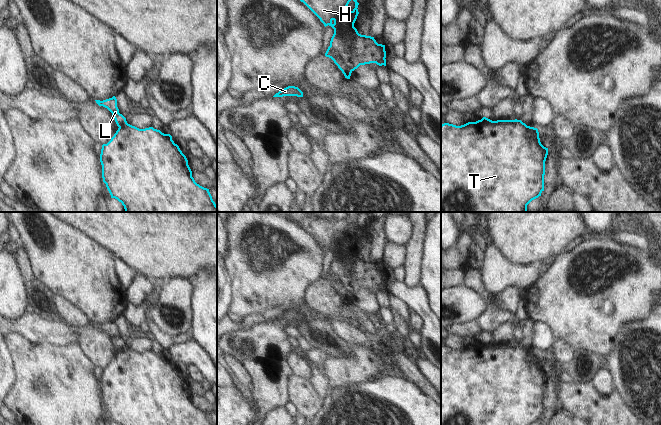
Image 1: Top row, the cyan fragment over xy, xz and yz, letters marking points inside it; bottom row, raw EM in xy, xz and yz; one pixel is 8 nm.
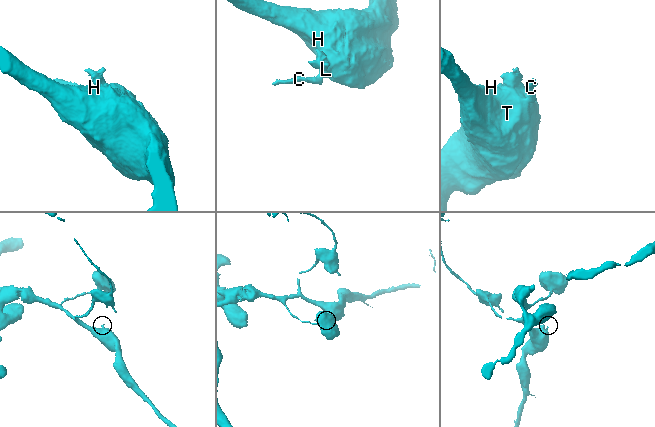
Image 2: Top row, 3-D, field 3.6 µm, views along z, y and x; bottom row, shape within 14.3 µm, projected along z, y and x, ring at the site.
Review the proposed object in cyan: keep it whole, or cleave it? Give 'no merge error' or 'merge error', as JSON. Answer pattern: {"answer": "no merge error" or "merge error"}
{"answer": "merge error"}

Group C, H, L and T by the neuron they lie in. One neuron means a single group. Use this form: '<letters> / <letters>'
C H T / L

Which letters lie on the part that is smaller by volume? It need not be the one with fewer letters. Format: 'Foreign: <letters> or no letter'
Foreign: L

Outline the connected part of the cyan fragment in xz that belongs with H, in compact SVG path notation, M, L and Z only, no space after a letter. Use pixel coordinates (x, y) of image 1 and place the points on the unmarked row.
M273 212L303 226L324 248L334 253L334 258L330 265L331 277L335 282L339 282L343 288L350 291L351 295L360 289L376 287L379 290L386 290L385 269L378 268L374 261L361 259L354 251L354 247L359 238L357 220L360 212L352 212L348 219L328 220L317 218L310 212Z

